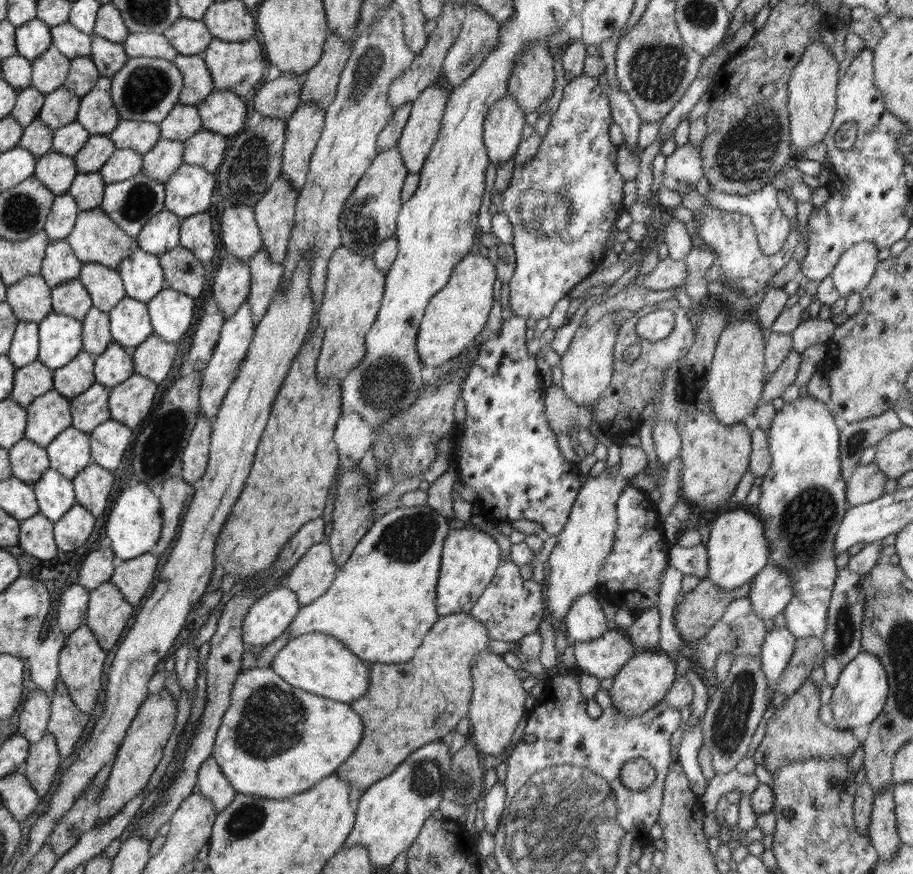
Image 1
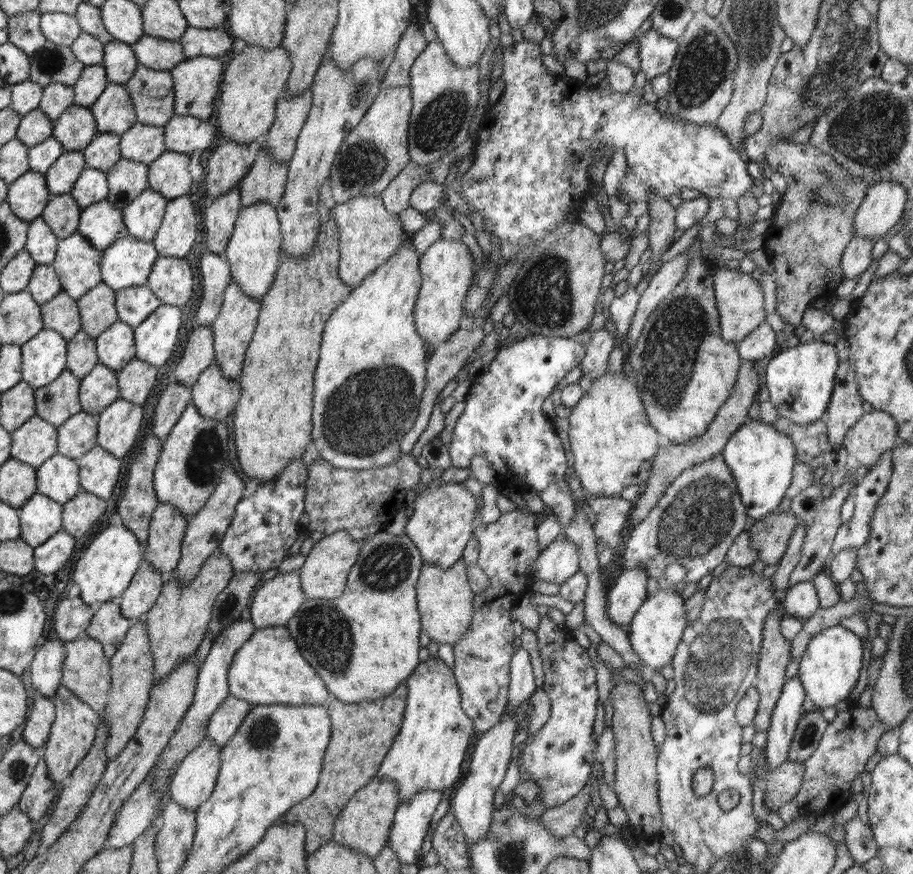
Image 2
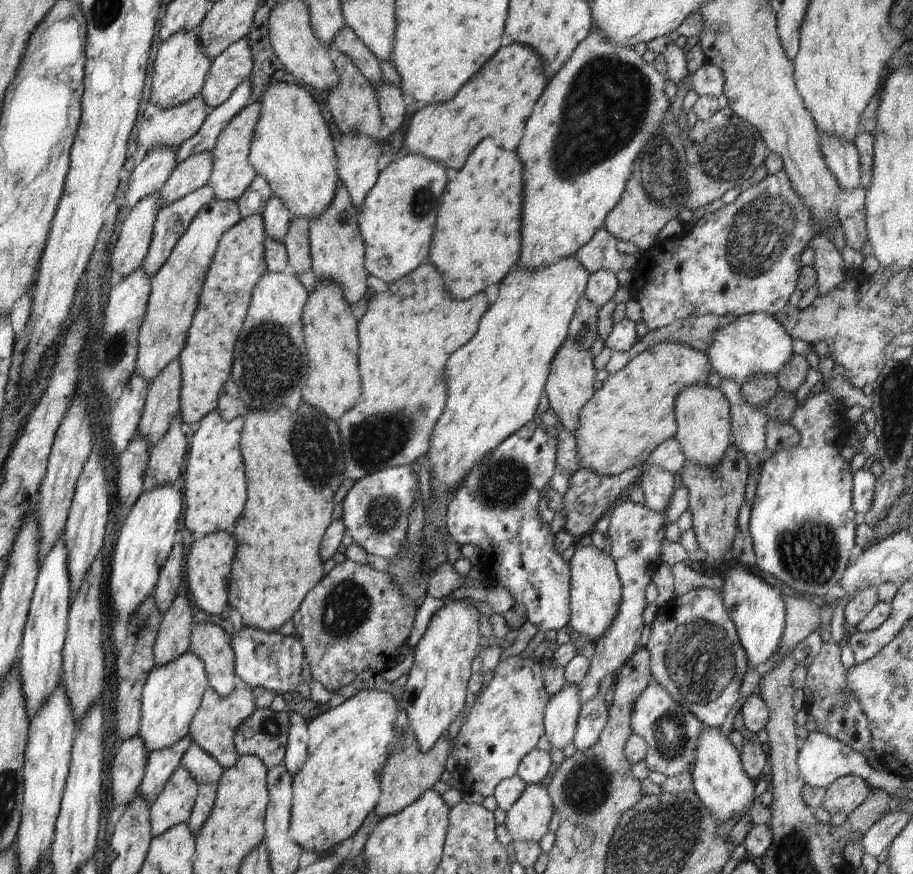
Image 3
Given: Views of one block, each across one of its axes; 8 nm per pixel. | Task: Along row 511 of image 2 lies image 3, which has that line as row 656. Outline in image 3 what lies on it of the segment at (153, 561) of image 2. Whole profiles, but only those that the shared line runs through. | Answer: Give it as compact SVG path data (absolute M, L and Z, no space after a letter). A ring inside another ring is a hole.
M184 593L178 594L163 615L154 646L155 666L173 662L189 650L193 624L189 600Z

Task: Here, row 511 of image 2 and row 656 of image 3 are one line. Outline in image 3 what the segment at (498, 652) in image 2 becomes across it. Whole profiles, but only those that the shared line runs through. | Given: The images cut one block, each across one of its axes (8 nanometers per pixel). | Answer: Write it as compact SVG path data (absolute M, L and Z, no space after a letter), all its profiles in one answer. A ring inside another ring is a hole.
M515 655L500 661L494 678L476 700L467 721L454 741L452 754L458 760L458 775L470 780L470 790L484 798L493 796L496 786L517 775L520 762L532 753L545 736L544 714L549 695L543 684L541 661Z

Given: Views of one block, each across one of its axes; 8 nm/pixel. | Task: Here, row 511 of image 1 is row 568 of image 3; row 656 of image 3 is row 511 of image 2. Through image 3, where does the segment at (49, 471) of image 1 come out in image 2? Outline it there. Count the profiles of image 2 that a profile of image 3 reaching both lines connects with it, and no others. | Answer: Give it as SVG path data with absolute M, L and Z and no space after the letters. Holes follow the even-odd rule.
M34 494L18 510L20 537L32 549L62 530L63 506L44 494Z

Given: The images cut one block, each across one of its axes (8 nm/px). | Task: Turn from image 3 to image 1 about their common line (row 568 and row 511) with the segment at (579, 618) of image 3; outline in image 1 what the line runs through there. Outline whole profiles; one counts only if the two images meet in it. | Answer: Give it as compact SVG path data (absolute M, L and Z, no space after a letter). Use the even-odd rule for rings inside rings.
M625 443L621 445L618 470L609 473L602 471L598 476L589 476L582 484L568 521L559 533L558 543L550 552L548 560L551 573L544 600L556 629L564 628L566 613L572 601L596 588L600 570L614 543L617 526L616 502L626 486L630 485L630 479L644 471L647 463L648 457L642 447Z

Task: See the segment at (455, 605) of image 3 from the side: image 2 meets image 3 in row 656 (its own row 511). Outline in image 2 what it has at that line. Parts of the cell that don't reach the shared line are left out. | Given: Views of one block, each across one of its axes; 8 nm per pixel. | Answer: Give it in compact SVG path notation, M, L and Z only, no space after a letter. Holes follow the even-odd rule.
M432 482L414 503L414 514L410 516L405 533L420 551L423 562L448 568L463 560L466 544L474 537L474 518L477 501L463 484Z

